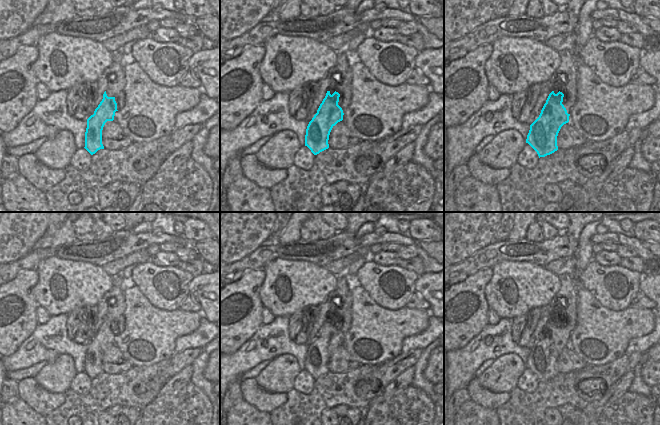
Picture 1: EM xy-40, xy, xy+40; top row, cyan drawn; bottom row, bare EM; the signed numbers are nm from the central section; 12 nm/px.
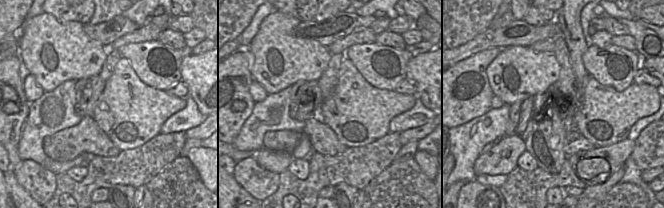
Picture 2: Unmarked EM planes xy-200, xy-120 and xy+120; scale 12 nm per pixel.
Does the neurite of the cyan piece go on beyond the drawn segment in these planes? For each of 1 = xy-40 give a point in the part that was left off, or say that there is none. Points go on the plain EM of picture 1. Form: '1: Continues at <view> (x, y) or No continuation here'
1: Continues at xy-40 (120, 323).

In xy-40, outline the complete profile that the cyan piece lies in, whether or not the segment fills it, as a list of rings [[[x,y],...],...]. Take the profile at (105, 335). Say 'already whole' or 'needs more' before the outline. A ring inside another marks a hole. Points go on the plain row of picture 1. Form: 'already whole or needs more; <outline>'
needs more; [[[123,291],[116,294],[118,298],[118,320],[108,321],[107,315],[103,318],[103,323],[95,333],[94,338],[87,343],[85,356],[85,373],[91,378],[104,373],[102,368],[102,354],[107,345],[113,345],[115,336],[125,329],[125,295]]]

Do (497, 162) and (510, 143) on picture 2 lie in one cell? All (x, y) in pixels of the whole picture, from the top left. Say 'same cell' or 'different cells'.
same cell

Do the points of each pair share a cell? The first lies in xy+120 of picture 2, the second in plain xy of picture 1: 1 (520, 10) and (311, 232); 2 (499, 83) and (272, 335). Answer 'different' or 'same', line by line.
1: different
2: different

